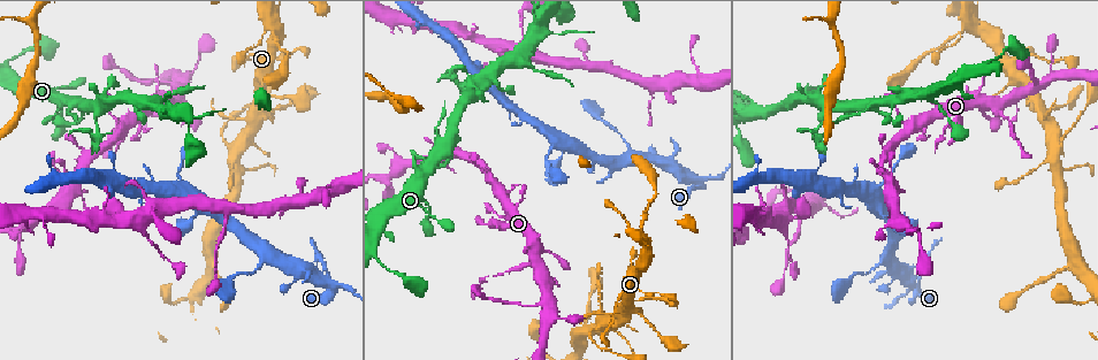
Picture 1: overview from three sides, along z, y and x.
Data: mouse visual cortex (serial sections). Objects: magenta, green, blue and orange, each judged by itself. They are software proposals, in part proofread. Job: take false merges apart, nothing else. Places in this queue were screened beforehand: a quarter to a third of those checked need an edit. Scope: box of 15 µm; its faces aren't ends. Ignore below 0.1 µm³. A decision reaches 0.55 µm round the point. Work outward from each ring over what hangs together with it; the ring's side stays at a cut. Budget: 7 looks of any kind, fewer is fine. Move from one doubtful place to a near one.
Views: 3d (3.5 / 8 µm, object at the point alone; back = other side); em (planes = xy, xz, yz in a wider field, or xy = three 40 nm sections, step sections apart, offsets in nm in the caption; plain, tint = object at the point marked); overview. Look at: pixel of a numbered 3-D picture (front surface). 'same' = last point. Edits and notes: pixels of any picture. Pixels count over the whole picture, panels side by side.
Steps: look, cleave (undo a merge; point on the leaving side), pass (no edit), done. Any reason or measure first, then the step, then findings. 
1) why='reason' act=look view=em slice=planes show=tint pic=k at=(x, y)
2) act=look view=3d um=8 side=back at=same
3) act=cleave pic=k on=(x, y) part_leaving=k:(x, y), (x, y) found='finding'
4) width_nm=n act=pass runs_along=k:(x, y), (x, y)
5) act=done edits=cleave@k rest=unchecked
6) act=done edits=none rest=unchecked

why='abrupt turn' act=look view=3d um=3.5 pic=1 at=(462, 82)

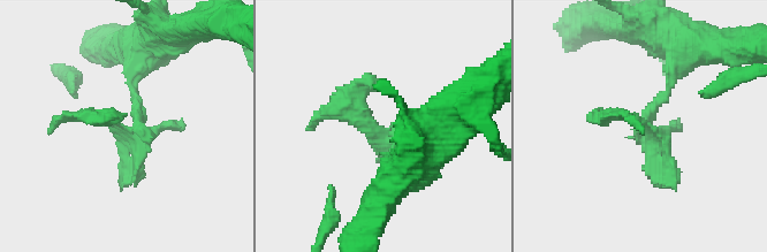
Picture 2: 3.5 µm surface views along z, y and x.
act=cleave pic=2 on=(124, 162) part_leaving=2:(648, 130), (601, 112) found='two cells meet here'

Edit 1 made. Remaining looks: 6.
why='small branch off a trunk' act=look view=3d um=3.5 pic=1 at=(17, 229)

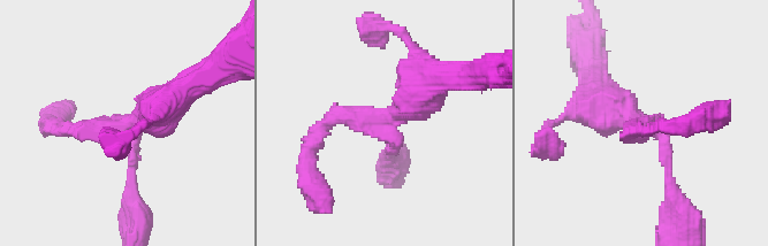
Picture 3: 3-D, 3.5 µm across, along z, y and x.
arms=3 arm_widths_nm=150,200,500 act=look view=em slice=xy step=2 show=tint pic=3 at=(642, 122)

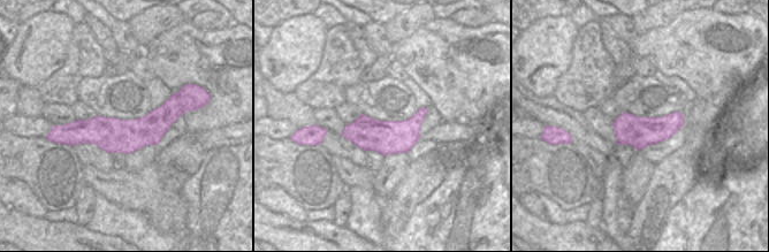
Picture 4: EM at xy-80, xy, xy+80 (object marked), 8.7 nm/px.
width_nm=300 act=pass runs_along=3:(594, 89), (666, 138), (668, 181) found='one cell here'

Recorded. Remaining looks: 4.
why='narrows sharply' act=look view=3d um=3.5 pic=1 at=(698, 184)

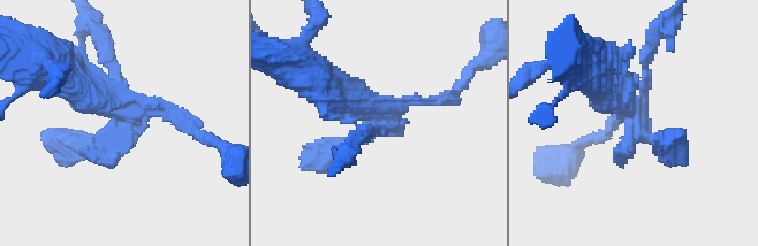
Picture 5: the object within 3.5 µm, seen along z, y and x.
act=look view=em slice=xy step=1 show=tint pic=5 at=(386, 115)

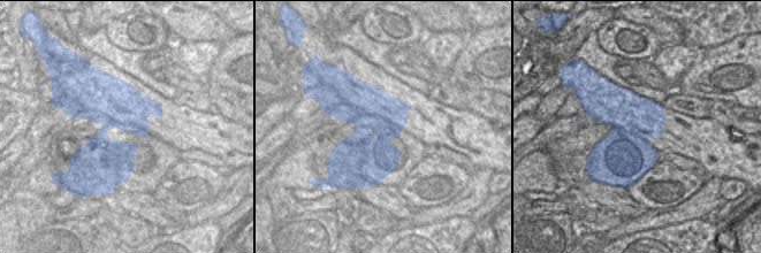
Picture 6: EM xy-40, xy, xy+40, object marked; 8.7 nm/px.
act=look view=em slice=xy step=2 show=tint at=same

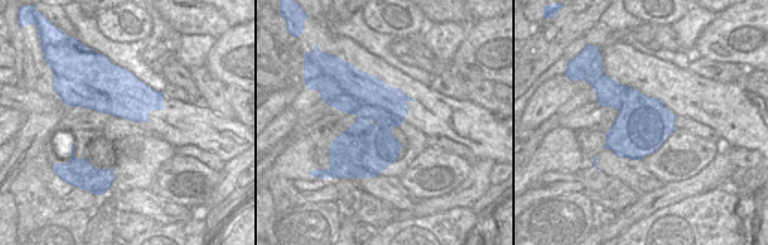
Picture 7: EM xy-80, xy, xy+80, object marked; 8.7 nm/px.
width_nm=440 act=cleave pic=5 on=(105, 108) part_leaving=5:(123, 128), (120, 107), (53, 64) found='a second cell is stuck on'

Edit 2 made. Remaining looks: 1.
act=done edits=cleave@2,cleave@5 rest=unchecked

